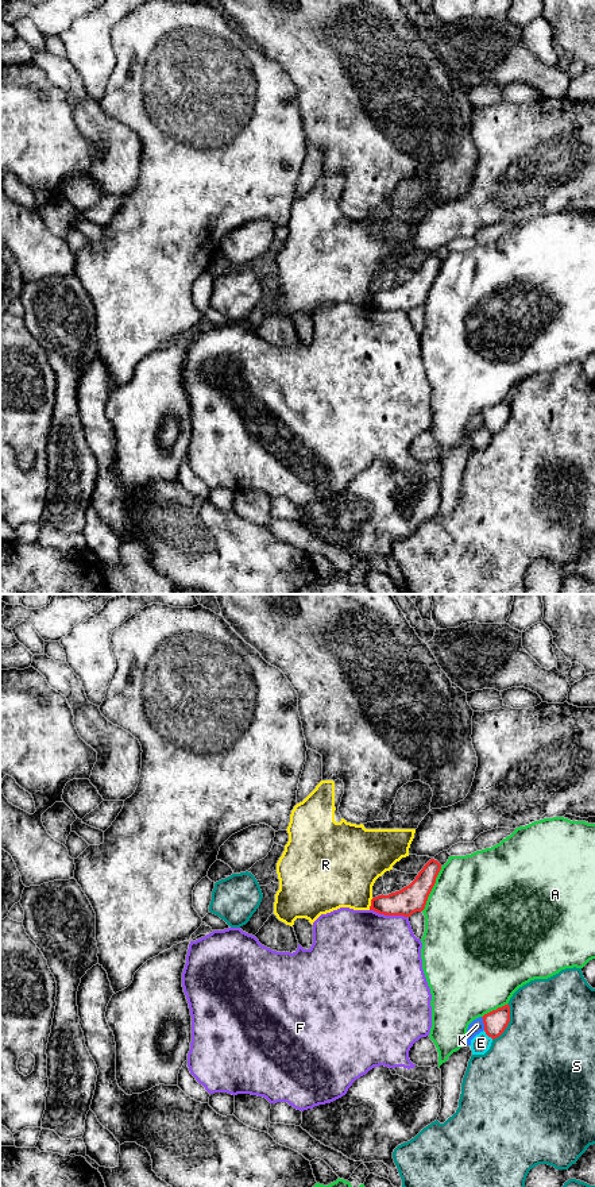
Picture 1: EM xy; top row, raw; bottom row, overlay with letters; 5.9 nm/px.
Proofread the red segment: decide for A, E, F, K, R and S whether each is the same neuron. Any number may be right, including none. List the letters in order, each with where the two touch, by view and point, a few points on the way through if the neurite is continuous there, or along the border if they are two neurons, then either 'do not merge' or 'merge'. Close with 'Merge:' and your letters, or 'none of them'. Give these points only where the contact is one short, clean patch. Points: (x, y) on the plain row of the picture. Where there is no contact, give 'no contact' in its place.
A: meets red in xy at (432, 282); do not merge
E: meets red in xy at (489, 431); do not merge
F: meets red in xy at (389, 309); do not merge
K: meets red in xy at (483, 417); do not merge
R: meets red in xy at (371, 299); border along xy (373, 293), (369, 304); do not merge
S: meets red in xy at (509, 416); do not merge
Merge: none of them

